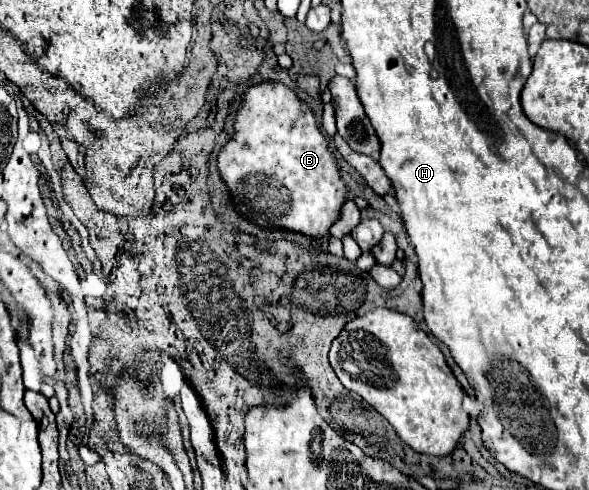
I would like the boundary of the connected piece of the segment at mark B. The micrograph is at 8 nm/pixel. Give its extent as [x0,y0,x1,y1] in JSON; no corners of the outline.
[217,82,347,236]

